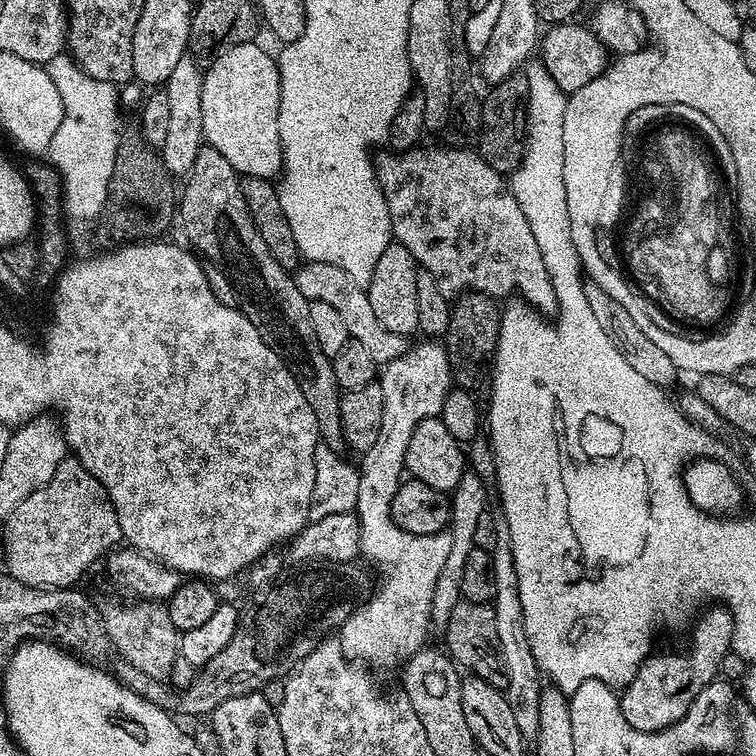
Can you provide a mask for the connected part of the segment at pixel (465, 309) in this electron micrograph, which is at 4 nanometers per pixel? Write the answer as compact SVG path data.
M475 290L467 293L460 301L452 304L448 333L442 338L443 347L448 353L450 370L455 387L476 390L480 384L480 375L484 372L484 363L489 363L496 351L496 340L500 336L500 313L497 301L483 292Z

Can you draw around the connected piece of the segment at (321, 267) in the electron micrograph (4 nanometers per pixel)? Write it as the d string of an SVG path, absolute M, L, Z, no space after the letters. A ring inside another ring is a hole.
M308 262L296 269L294 279L298 290L305 298L310 300L321 300L334 306L338 310L342 322L346 322L346 330L349 337L358 342L362 342L362 347L366 349L370 358L374 358L377 366L389 364L394 358L406 354L410 347L409 337L402 334L394 334L394 330L386 330L382 322L374 315L374 309L370 306L370 298L365 285L354 282L346 270L338 266L330 266L326 262Z

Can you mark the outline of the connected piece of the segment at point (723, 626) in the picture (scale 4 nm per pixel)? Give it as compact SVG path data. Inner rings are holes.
M726 610L716 611L720 612L703 613L704 620L702 616L695 625L696 638L692 649L685 656L650 656L638 670L634 682L619 693L622 718L626 718L634 730L661 732L678 723L690 710L694 698L717 679L720 660L732 647L732 616Z

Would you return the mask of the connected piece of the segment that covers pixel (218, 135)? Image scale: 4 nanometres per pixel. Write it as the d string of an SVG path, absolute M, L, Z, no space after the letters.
M253 42L225 48L211 61L212 69L204 72L202 86L202 130L207 147L218 150L237 174L272 180L284 163L278 134L280 69L258 45Z

